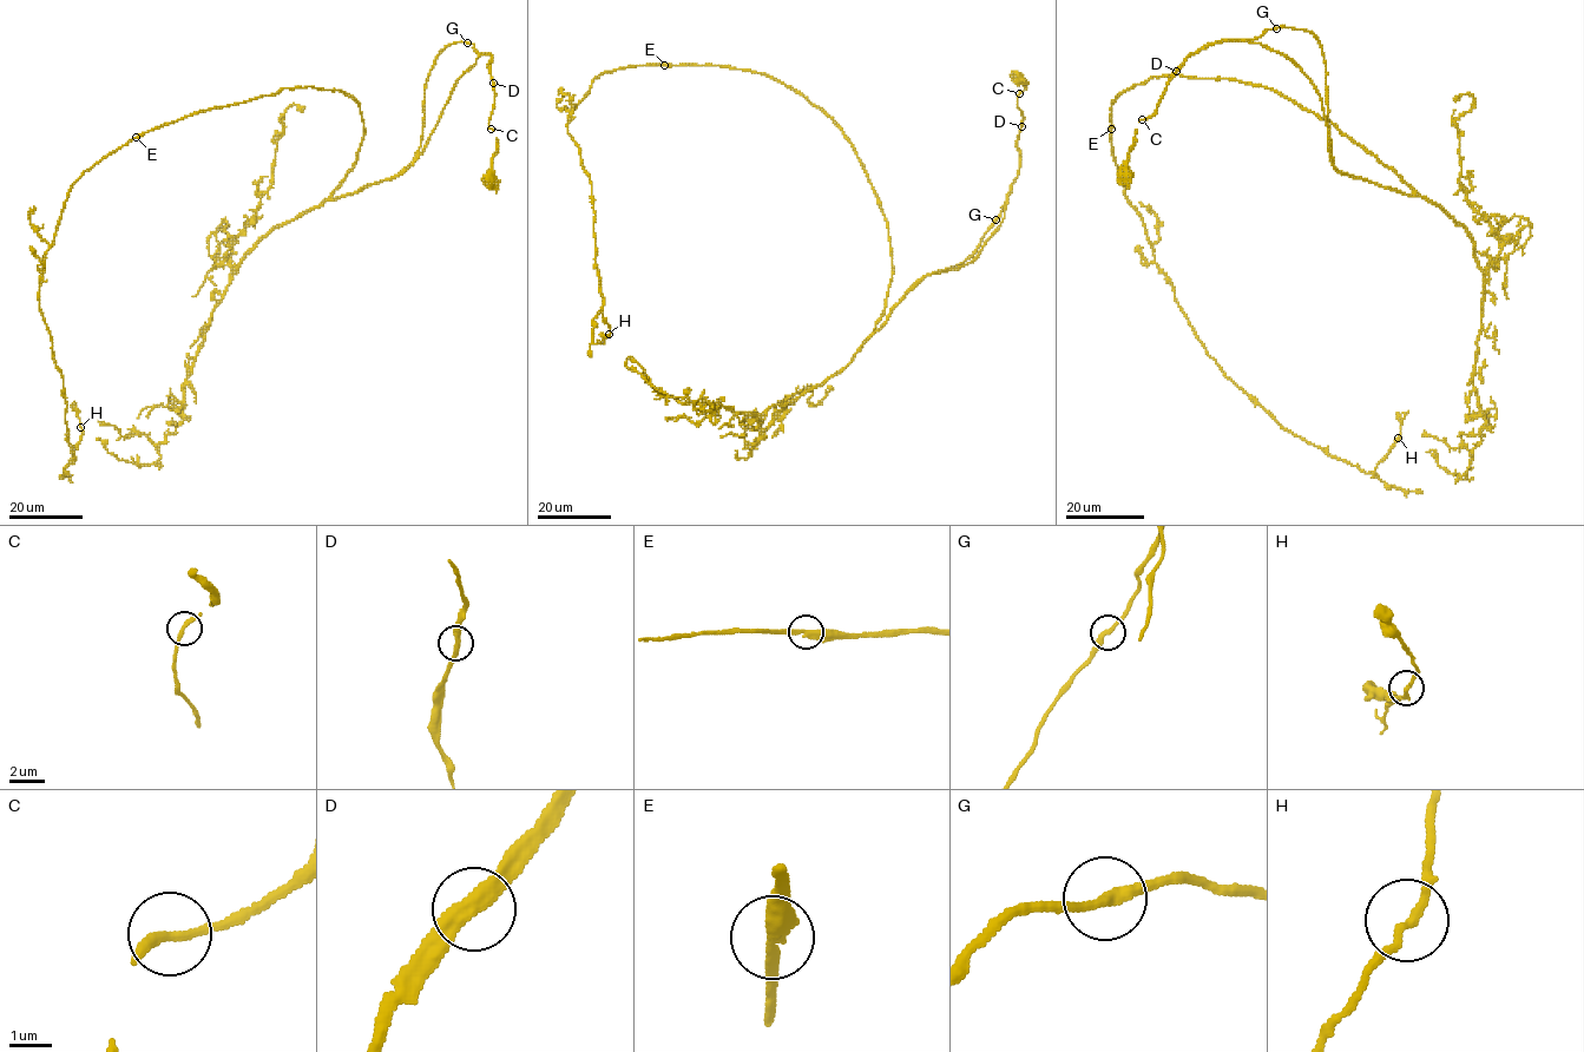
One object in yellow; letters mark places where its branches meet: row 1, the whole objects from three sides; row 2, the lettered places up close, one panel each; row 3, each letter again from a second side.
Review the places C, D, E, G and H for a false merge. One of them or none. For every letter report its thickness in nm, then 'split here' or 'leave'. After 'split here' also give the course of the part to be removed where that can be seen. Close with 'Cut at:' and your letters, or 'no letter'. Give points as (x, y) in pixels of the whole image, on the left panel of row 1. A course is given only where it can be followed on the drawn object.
C: 240 nm thick; leave
D: 360 nm thick; split here; foreign part runs (493, 83), (490, 52), (465, 41), (447, 46), (425, 90), (415, 157), (394, 176), (330, 199)
E: 320 nm thick; leave
G: 280 nm thick; leave
H: 190 nm thick; leave
Cut at: D

